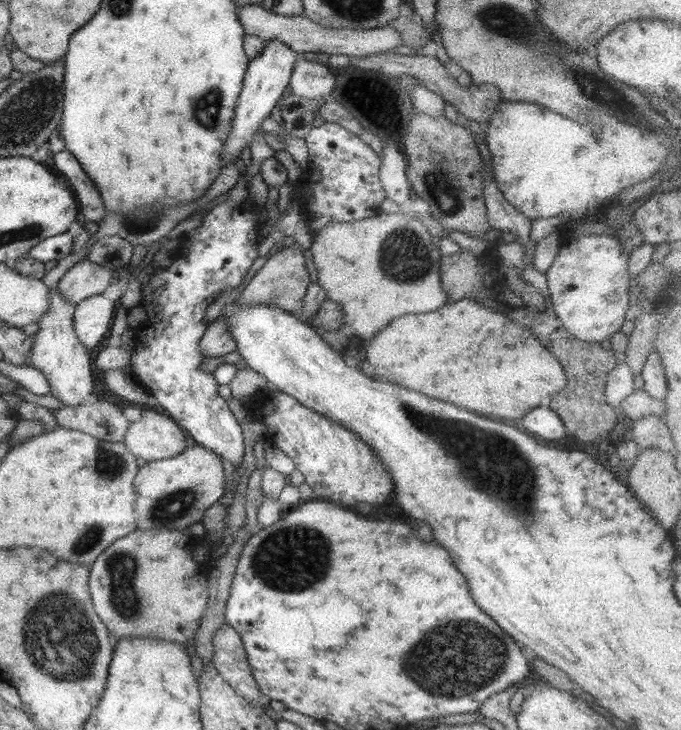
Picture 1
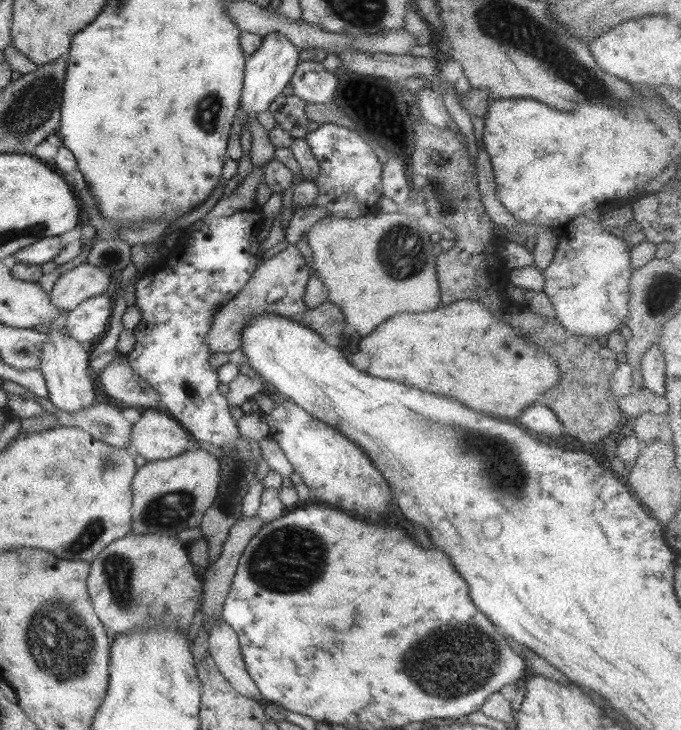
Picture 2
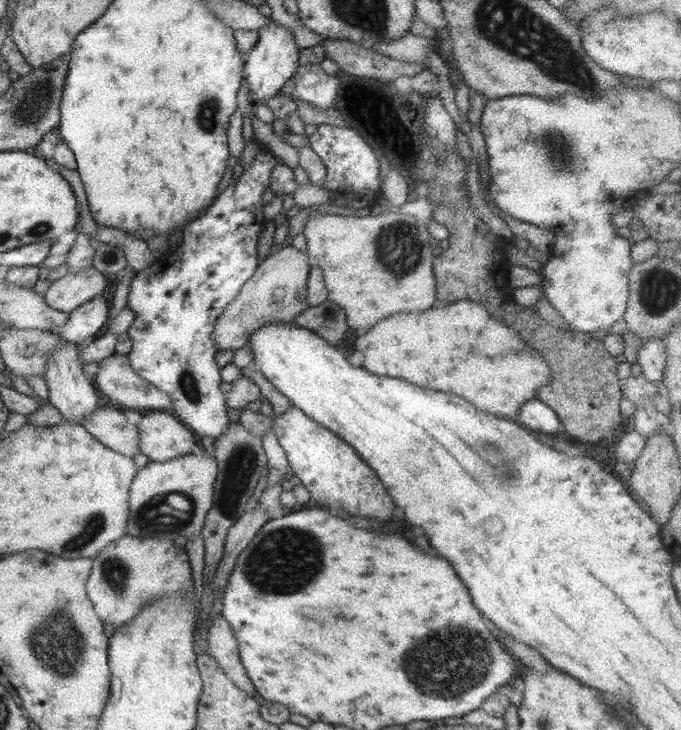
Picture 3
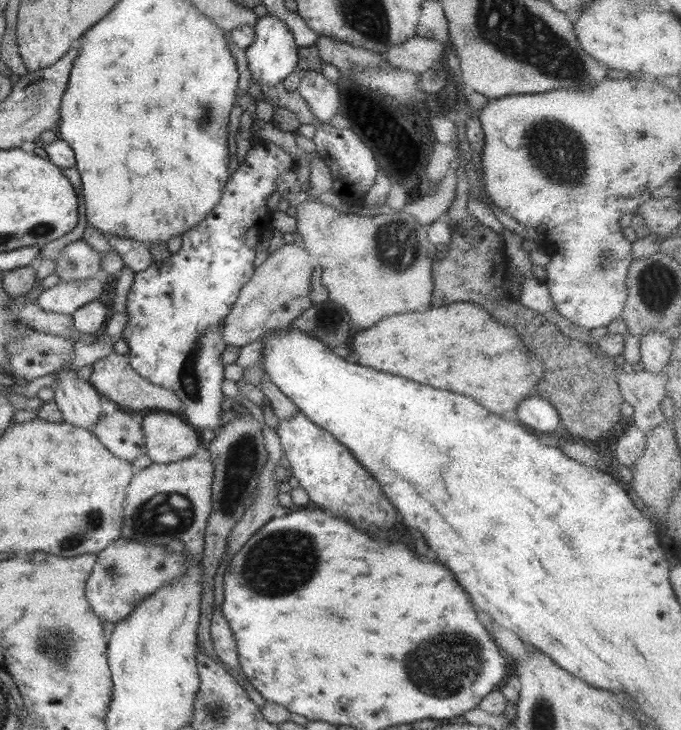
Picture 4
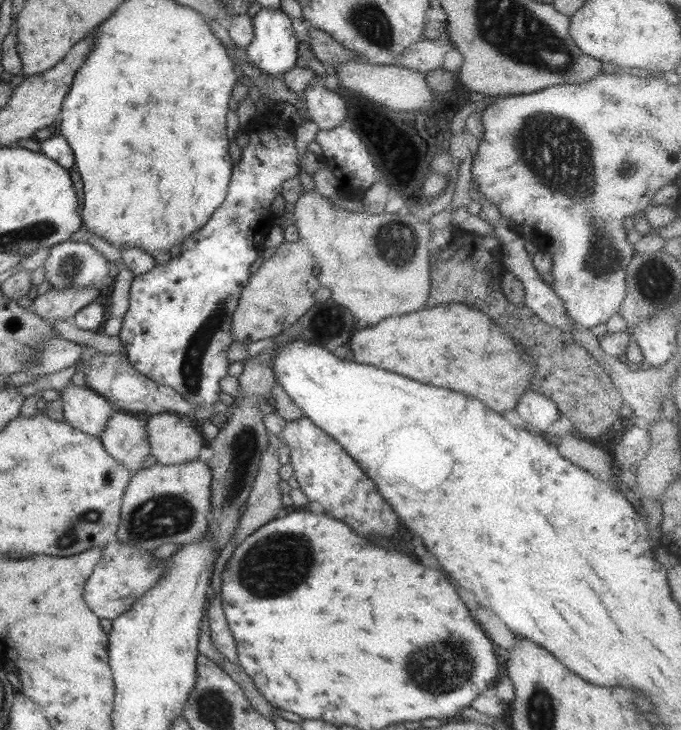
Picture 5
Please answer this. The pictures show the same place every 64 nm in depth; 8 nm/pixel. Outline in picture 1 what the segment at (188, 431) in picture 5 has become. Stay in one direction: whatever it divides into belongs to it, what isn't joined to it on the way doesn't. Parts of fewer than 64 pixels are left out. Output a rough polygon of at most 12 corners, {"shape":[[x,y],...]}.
{"shape":[[145,408],[123,442],[146,461],[192,444],[168,416]]}

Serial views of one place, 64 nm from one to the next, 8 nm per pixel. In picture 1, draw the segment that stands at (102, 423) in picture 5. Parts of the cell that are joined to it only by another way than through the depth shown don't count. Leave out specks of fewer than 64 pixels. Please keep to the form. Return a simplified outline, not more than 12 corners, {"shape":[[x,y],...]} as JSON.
{"shape":[[58,287],[27,359],[52,396],[82,406],[94,386],[91,354]]}

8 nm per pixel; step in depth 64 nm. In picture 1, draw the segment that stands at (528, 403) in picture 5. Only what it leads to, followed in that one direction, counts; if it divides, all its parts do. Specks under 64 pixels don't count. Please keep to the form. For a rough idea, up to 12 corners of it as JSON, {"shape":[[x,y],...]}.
{"shape":[[546,404],[526,414],[522,426],[539,440],[568,434]]}

